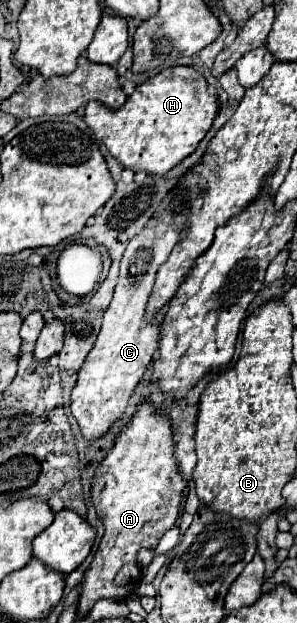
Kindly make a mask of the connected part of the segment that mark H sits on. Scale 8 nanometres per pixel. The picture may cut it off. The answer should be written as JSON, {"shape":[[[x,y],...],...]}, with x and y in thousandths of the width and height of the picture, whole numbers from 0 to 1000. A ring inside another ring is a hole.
{"shape":[[[569,108],[475,133],[401,175],[367,175],[340,162],[300,162],[286,194],[414,268],[556,281],[657,246],[670,226],[710,207],[731,178],[731,156],[704,149],[677,114],[650,108]]]}

